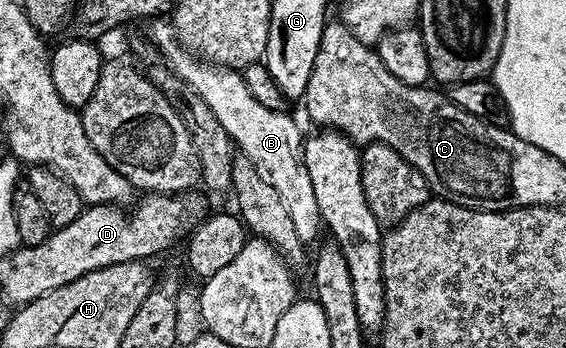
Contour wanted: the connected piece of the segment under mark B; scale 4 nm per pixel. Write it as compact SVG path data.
M157 19L152 25L153 41L165 52L163 57L168 66L211 107L215 119L219 119L236 148L251 159L255 171L259 171L259 175L263 175L263 179L267 179L267 183L275 187L275 192L283 199L287 212L291 214L291 224L294 225L301 242L306 247L312 246L312 241L323 233L323 226L319 203L315 203L315 190L311 188L311 175L307 175L305 137L300 127L288 117L288 112L271 111L271 107L263 107L263 103L258 103L251 91L247 91L238 70L211 65L190 53L177 40L168 20Z

